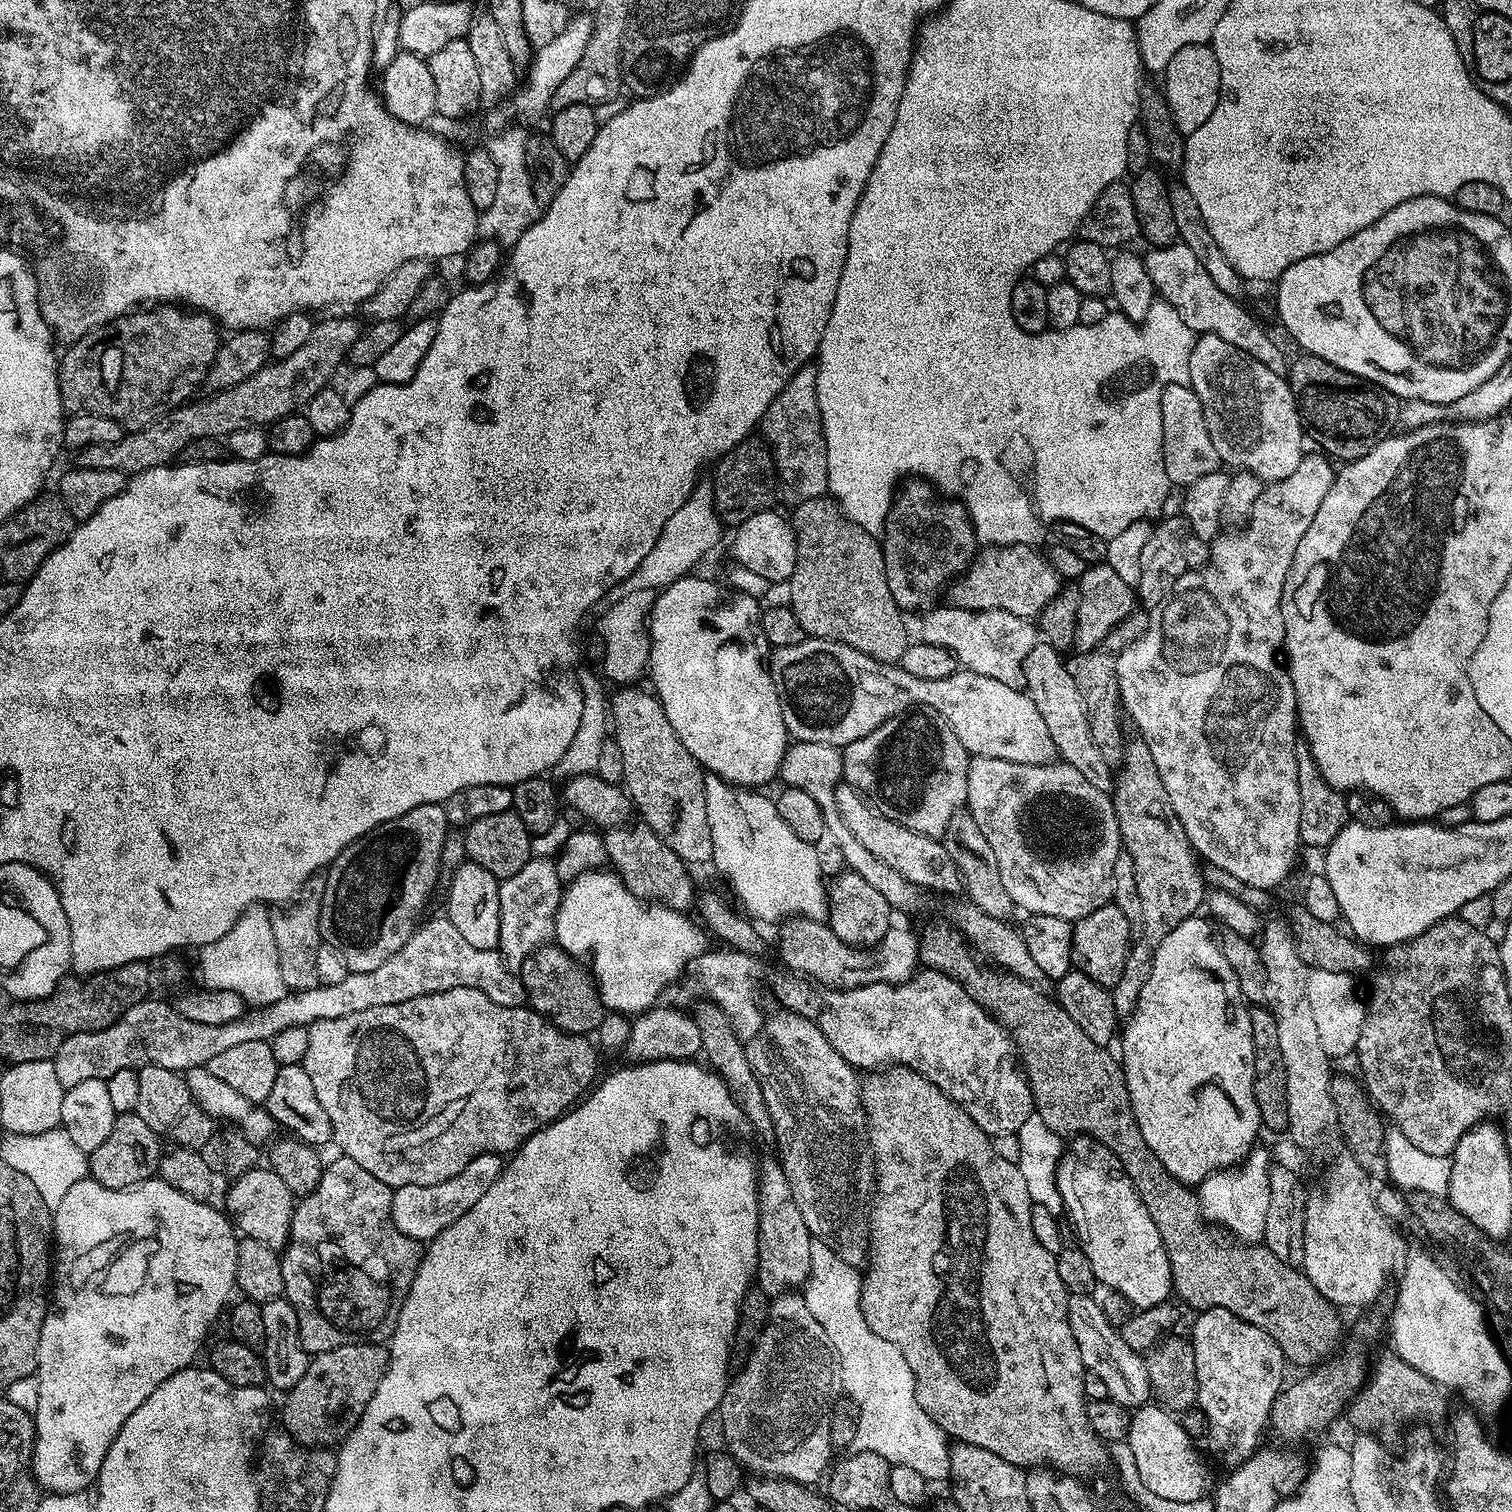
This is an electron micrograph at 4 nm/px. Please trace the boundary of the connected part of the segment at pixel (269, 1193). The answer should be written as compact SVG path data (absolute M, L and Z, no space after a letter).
M257 1166L233 1179L228 1185L230 1186L224 1196L223 1207L234 1221L235 1227L241 1233L244 1231L243 1235L247 1239L257 1240L277 1250L283 1249L290 1234L294 1197L290 1190L286 1190L282 1178L278 1178L271 1167Z

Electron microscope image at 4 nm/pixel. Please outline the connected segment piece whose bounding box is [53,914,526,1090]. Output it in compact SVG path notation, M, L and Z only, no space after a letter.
M440 914L433 920L426 920L412 933L406 946L378 966L378 970L349 972L342 982L320 984L317 988L286 994L278 998L278 1002L263 1005L257 1016L250 1014L226 1026L203 1025L183 1018L169 1001L149 998L136 1003L114 1026L104 1031L76 1032L64 1039L53 1056L58 1080L67 1090L91 1079L108 1081L121 1070L139 1071L150 1064L187 1072L205 1067L214 1055L239 1043L271 1042L282 1030L295 1024L307 1026L330 1018L346 1018L348 1014L358 1014L361 1010L374 1010L374 1006L394 1006L442 990L473 988L486 994L490 1002L498 1002L498 1006L518 1008L525 1003L524 983L505 964L499 951L470 946L470 942L454 930L454 922L450 922L447 915Z

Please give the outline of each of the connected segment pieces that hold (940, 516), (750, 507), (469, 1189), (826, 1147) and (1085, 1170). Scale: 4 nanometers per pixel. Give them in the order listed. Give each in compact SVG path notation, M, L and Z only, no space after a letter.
M920 478L903 483L884 524L882 541L886 582L896 605L908 614L924 614L937 607L940 591L944 592L946 586L969 571L978 552L976 531L963 503L934 504L931 490Z
M756 438L744 440L715 461L716 473L713 474L712 480L710 479L710 487L721 525L739 526L746 518L759 512L767 512L773 507L772 491L777 491L778 488L776 466L772 463L772 454L767 443L757 440Z
M487 1152L470 1162L462 1174L454 1174L454 1178L446 1178L446 1182L438 1182L434 1186L402 1186L392 1194L392 1221L402 1234L421 1242L433 1240L450 1222L458 1222L478 1198L488 1195L495 1188L497 1180L504 1175L506 1160L503 1155Z
M780 1010L777 1016L769 1015L763 1030L746 1045L746 1058L757 1076L773 1120L771 1135L776 1138L776 1148L780 1151L778 1159L786 1174L786 1182L790 1182L794 1206L798 1206L812 1237L830 1246L830 1250L834 1250L834 1254L838 1254L838 1258L851 1268L863 1269L869 1261L876 1158L868 1133L864 1099L860 1096L862 1080L856 1077L859 1076L857 1069L846 1063L834 1046L830 1046L813 1019L791 1010Z
M1088 1136L1071 1137L1060 1157L1056 1181L1062 1194L1064 1212L1072 1219L1070 1224L1078 1247L1084 1251L1086 1258L1090 1258L1090 1270L1094 1270L1097 1281L1125 1296L1136 1310L1165 1303L1173 1291L1170 1258L1166 1254L1166 1246L1162 1246L1162 1234L1158 1234L1158 1226L1154 1226L1150 1210L1146 1210L1138 1190L1134 1190L1134 1182L1130 1182L1115 1154Z

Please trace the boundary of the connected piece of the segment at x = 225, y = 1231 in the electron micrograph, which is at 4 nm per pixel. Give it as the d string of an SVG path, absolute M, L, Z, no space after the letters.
M85 1178L74 1182L70 1191L58 1202L52 1213L52 1234L54 1237L54 1287L50 1292L50 1308L42 1322L42 1334L38 1342L36 1371L38 1380L38 1404L34 1413L36 1421L36 1445L32 1451L32 1472L36 1483L48 1494L61 1492L84 1492L95 1485L102 1470L102 1462L126 1418L174 1374L189 1367L200 1352L212 1323L220 1316L220 1311L229 1303L228 1295L236 1288L236 1246L237 1233L231 1219L219 1207L211 1208L211 1203L195 1200L170 1186L165 1180L153 1178L137 1184L135 1188L110 1190L97 1180Z

